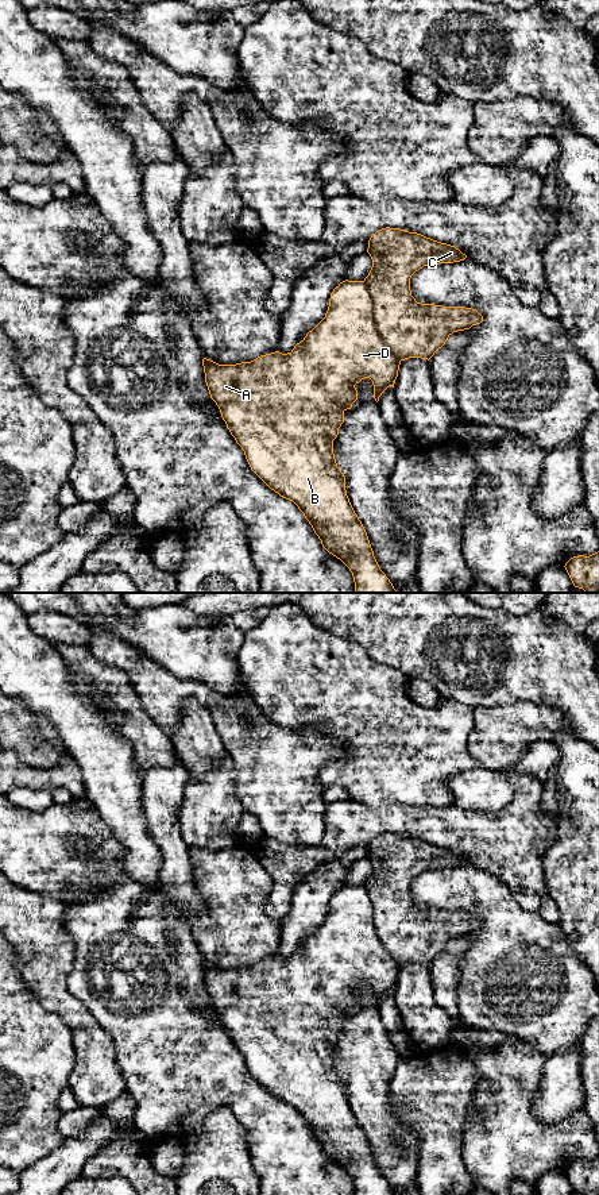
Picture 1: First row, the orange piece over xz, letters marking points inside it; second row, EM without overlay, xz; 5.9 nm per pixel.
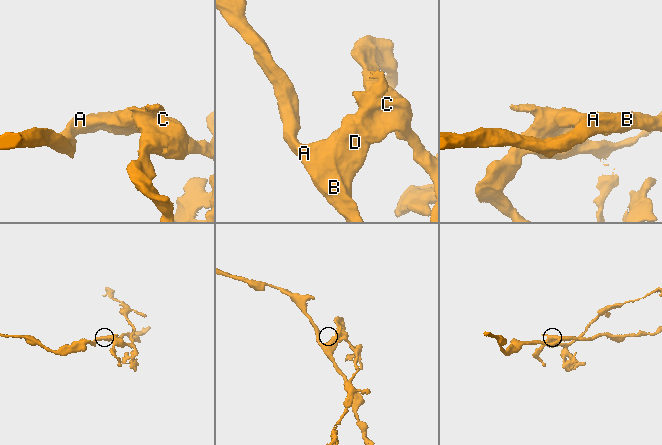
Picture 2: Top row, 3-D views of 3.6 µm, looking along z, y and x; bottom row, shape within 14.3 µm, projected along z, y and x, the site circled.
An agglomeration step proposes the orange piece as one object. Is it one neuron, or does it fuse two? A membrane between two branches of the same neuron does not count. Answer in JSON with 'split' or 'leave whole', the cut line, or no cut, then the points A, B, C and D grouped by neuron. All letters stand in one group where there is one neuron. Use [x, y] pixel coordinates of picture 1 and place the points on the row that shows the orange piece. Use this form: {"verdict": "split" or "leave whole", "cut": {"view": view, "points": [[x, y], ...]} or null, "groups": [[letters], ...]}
{"verdict": "split", "cut": {"view": "xz", "points": [[363, 281], [368, 290], [374, 324], [385, 344], [400, 361]]}, "groups": [["A", "B", "D"], ["C"]]}

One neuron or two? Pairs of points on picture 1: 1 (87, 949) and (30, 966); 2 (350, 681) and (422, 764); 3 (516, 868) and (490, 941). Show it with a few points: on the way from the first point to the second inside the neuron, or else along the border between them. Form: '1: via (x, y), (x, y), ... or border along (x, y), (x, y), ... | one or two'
1: border along (64, 924), (74, 944), (74, 968), (68, 985) | two
2: via (370, 701), (394, 725), (394, 729), (408, 744) | one
3: border along (482, 870), (499, 879), (511, 895), (530, 910) | two

